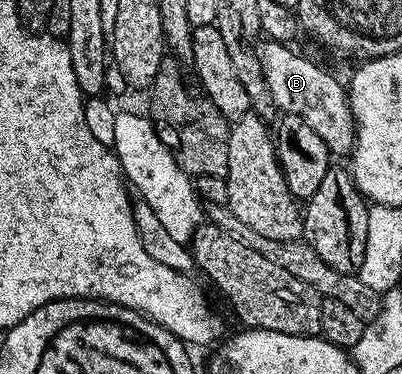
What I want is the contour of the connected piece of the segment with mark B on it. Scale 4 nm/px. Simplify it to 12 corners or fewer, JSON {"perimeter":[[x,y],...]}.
{"perimeter":[[261,40],[260,70],[281,114],[302,118],[333,154],[354,141],[332,73]]}

